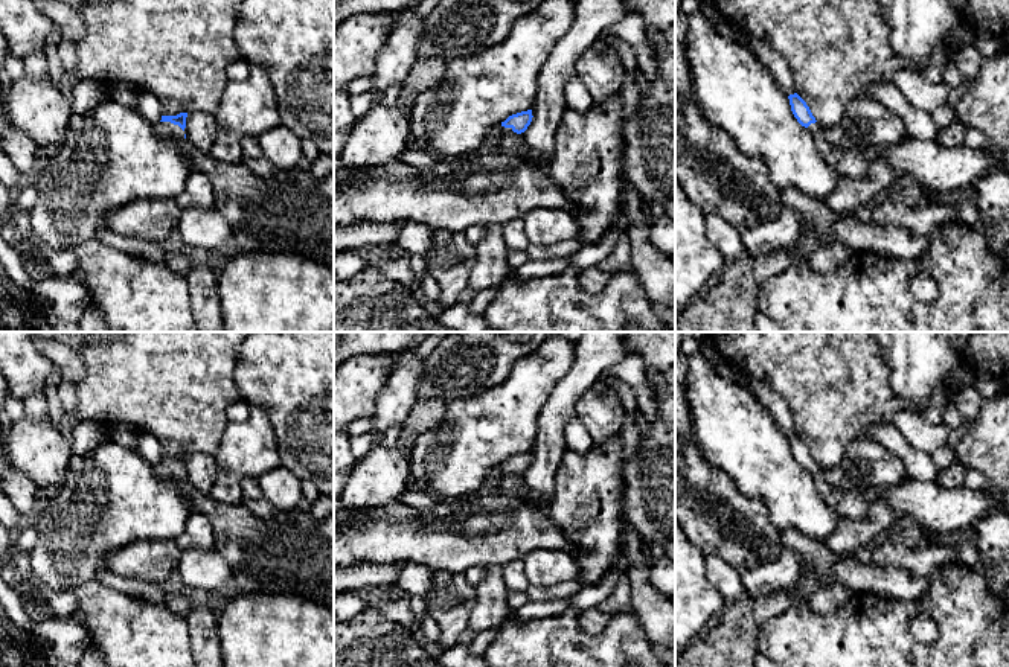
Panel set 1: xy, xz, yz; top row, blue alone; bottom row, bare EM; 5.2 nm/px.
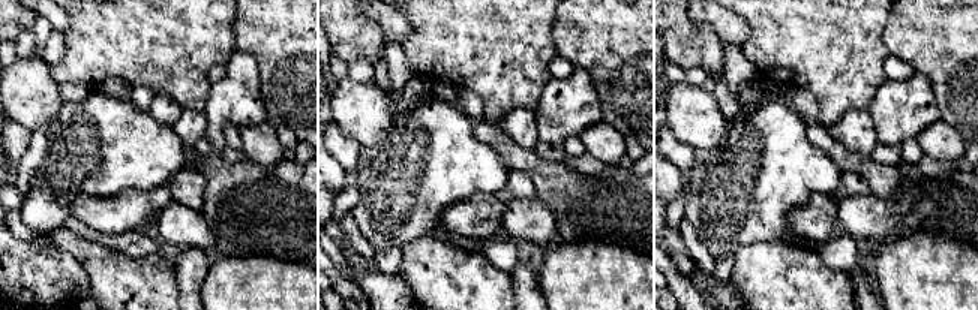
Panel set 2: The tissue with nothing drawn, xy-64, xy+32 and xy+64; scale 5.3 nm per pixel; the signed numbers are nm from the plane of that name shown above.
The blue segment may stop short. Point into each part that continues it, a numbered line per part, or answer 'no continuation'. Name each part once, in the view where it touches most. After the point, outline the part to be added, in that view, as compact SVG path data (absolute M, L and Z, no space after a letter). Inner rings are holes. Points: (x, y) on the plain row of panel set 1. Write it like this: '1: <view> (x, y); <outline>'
1: xy (291, 553); M159 463L155 472L162 480L175 480L189 499L191 512L206 516L212 524L215 548L230 565L236 594L291 594L334 611L334 513L322 522L297 510L259 518L244 504L223 504L194 489L178 466Z

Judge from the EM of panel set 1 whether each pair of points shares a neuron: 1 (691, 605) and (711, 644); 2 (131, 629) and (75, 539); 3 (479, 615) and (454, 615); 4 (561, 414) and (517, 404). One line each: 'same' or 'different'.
1: different
2: different
3: different
4: different

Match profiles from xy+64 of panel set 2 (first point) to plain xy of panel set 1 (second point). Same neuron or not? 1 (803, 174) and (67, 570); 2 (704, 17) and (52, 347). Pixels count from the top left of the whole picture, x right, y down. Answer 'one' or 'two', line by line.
1: one
2: one

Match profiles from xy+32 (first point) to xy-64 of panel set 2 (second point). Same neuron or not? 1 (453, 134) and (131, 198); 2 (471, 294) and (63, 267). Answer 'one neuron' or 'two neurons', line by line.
1: two neurons
2: two neurons

